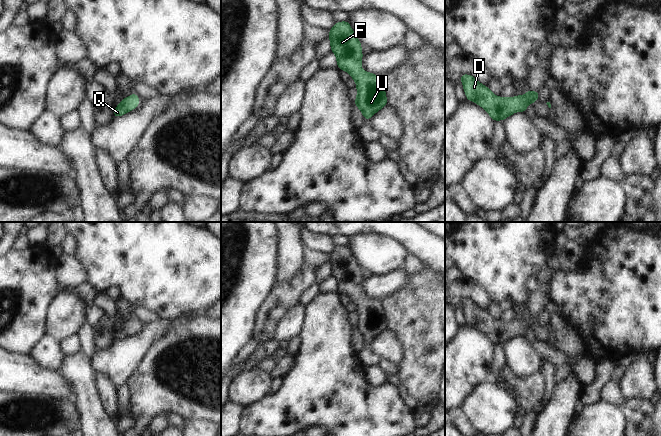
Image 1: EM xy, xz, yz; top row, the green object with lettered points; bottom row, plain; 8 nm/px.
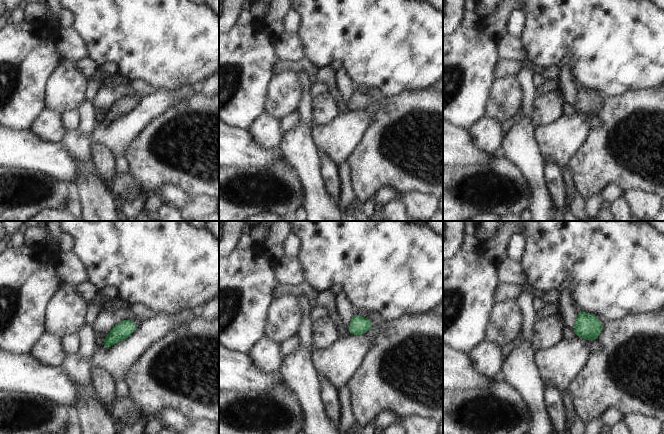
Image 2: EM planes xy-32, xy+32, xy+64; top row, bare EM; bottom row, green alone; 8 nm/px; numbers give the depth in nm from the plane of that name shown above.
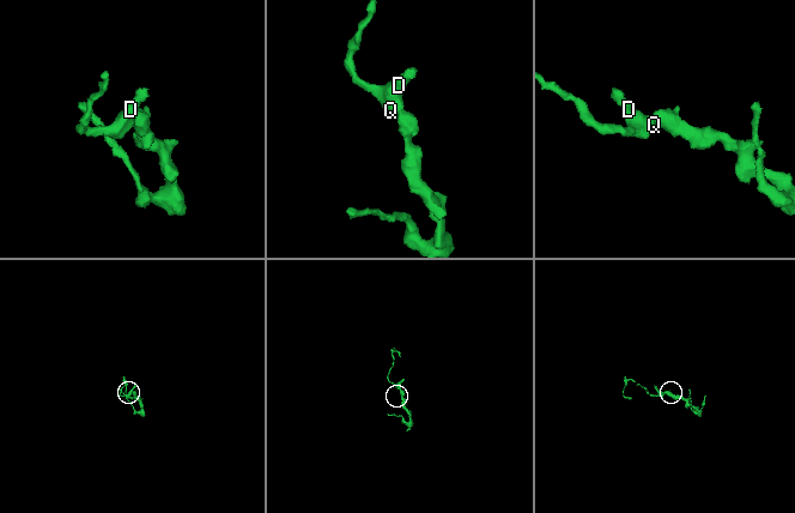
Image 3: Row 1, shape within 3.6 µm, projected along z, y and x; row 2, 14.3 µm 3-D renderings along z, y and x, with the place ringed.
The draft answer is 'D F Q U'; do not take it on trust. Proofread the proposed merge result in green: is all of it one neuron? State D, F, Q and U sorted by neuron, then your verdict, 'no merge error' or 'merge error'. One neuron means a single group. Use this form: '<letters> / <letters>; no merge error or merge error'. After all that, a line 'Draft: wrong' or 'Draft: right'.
D F Q U; no merge error
Draft: right

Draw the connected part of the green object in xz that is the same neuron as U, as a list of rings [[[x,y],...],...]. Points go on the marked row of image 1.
[[[348,21],[336,22],[334,27],[329,30],[329,38],[331,42],[331,52],[337,56],[338,69],[348,72],[357,83],[356,88],[358,93],[354,104],[357,105],[363,113],[365,121],[368,121],[373,114],[387,105],[384,84],[380,76],[365,72],[360,68],[363,57],[361,51],[362,44],[357,39]]]

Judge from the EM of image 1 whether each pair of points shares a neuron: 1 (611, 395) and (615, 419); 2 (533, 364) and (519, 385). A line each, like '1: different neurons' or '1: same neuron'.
1: different neurons
2: different neurons

